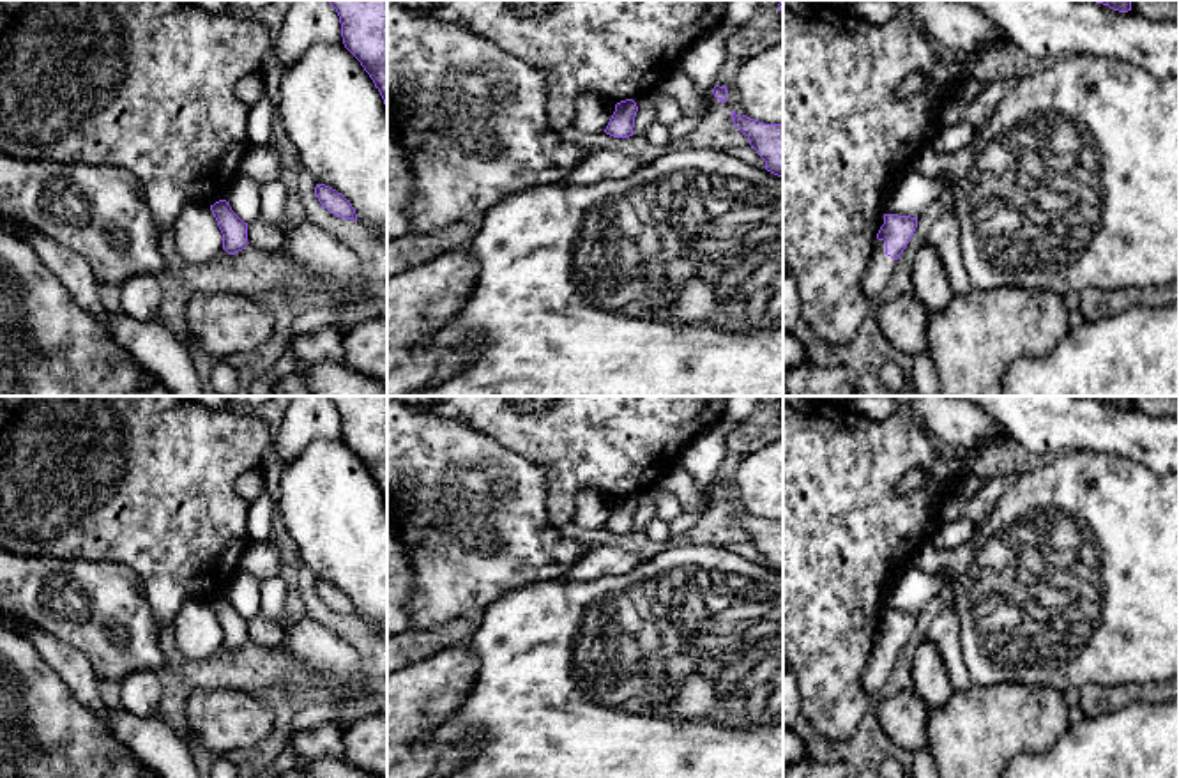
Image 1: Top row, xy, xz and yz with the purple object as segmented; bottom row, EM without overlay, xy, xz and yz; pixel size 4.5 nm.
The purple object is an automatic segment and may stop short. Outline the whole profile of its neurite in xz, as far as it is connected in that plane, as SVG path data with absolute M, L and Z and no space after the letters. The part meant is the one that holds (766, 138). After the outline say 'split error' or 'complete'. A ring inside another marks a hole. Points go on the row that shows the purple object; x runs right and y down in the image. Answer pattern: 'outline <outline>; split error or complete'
outline M735 111L732 122L765 161L765 170L783 179L783 124L764 124Z; complete

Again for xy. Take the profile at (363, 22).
outline M327 0L338 12L345 48L361 62L387 110L387 0Z; complete

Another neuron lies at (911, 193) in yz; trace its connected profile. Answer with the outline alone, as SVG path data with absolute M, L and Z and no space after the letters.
M916 168L903 172L882 196L882 214L919 217L921 212L947 187L947 175L926 177Z

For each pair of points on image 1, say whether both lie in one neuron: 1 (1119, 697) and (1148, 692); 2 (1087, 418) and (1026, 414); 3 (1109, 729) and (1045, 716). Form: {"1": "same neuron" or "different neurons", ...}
{"1": "same neuron", "2": "same neuron", "3": "different neurons"}

